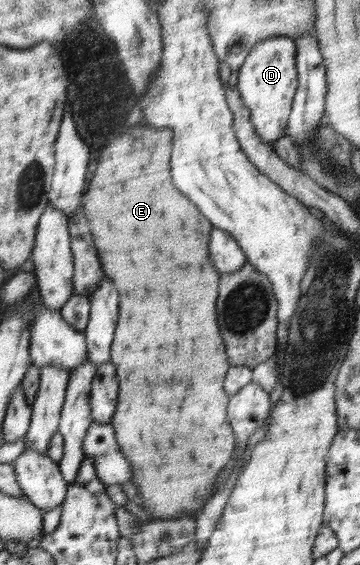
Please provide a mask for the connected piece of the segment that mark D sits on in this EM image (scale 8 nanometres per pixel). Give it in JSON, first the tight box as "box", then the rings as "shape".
{"box":[236,36,298,147],"shape":[[[289,36],[267,38],[253,46],[253,49],[238,69],[239,81],[237,81],[236,89],[240,93],[243,103],[249,109],[249,120],[255,126],[255,134],[261,137],[261,142],[265,142],[265,144],[269,144],[271,147],[275,147],[275,140],[279,139],[279,136],[283,136],[285,129],[288,128],[288,119],[291,113],[294,95],[298,87],[295,53],[297,53],[297,46],[295,46],[295,40],[293,38]]]}

